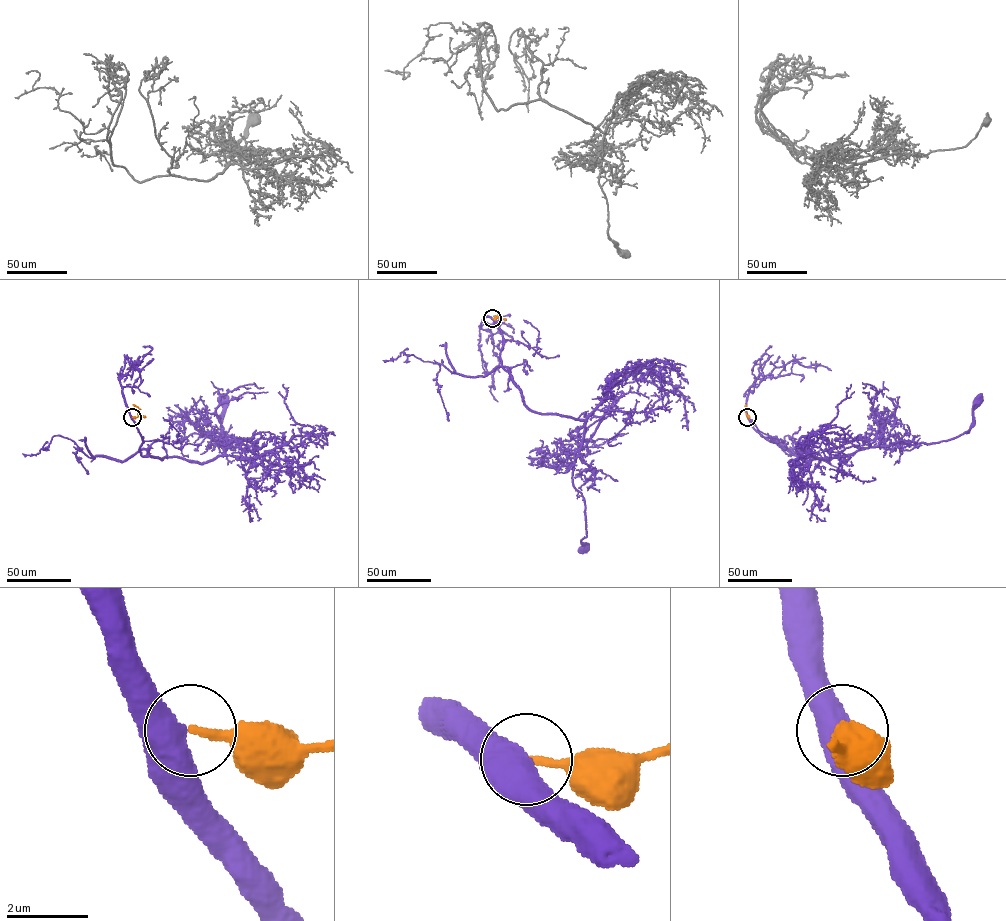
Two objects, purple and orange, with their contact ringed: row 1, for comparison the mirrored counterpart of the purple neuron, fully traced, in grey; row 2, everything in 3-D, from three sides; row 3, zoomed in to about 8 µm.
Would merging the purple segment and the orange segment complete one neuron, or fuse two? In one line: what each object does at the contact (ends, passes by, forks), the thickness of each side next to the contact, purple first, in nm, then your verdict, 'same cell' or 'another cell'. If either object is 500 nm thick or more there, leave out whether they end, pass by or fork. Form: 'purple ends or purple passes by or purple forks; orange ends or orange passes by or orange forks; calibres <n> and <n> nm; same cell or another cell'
calibres 600 and 200 nm; same cell

